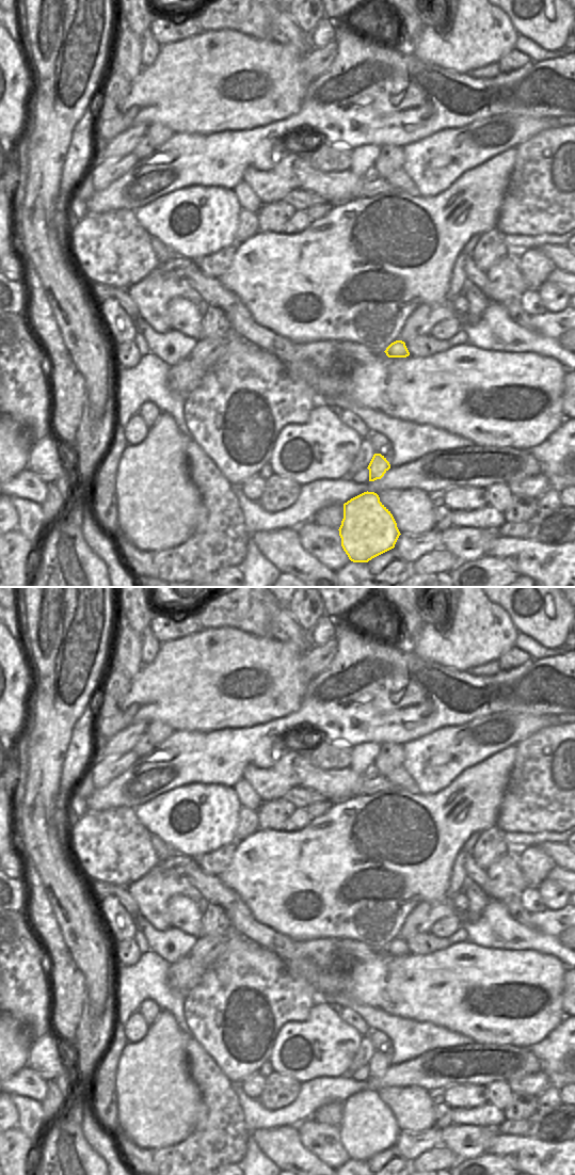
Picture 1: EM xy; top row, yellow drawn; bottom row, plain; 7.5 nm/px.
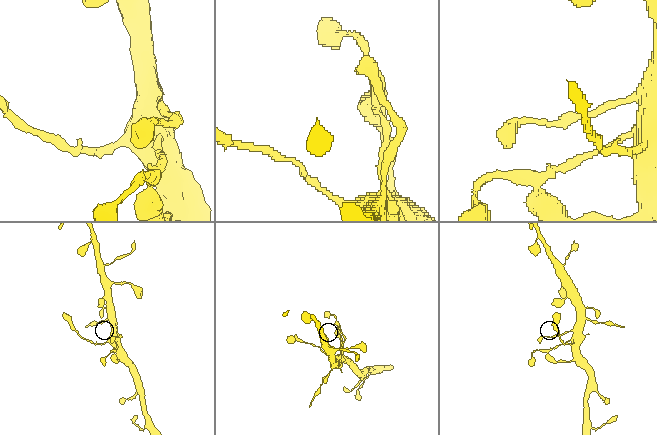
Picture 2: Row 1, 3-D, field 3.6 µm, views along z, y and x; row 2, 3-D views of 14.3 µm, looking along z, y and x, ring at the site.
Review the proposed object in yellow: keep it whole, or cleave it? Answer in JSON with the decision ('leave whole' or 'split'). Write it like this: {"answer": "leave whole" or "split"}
{"answer": "leave whole"}

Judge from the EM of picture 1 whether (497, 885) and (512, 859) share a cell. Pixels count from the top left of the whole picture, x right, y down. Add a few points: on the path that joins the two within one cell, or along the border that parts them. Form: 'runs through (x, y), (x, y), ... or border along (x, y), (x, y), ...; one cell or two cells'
runs through (504, 878), (508, 866); one cell

